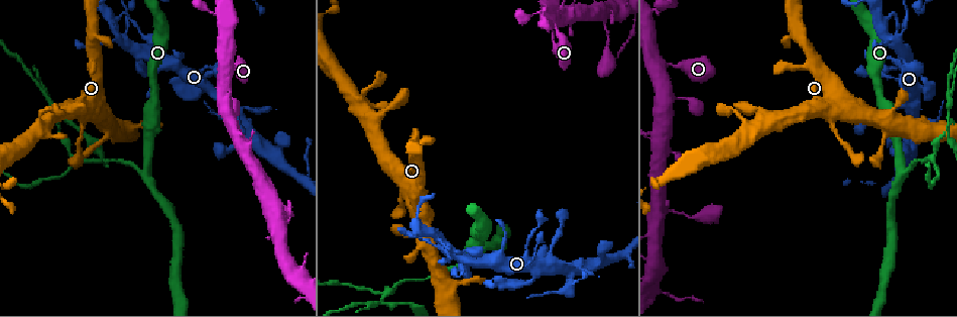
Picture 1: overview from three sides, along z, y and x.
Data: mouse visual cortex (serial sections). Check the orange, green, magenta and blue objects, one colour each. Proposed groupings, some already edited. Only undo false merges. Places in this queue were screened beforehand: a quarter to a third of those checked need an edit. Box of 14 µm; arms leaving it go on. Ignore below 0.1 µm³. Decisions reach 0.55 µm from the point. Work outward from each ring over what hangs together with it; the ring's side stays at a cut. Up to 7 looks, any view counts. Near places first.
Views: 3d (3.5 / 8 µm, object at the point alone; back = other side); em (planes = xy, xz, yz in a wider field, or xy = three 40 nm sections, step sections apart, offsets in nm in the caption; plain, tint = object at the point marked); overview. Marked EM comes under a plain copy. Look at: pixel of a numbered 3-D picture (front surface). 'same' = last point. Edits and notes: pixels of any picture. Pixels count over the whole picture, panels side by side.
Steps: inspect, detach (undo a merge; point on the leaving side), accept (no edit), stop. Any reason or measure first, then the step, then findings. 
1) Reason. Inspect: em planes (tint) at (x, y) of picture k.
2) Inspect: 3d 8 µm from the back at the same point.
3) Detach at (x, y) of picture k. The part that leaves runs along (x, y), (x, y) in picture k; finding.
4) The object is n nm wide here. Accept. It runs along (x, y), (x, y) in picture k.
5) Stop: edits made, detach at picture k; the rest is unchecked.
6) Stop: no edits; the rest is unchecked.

Inspect: 3d 3.5 µm at (902, 172) of picture 1.

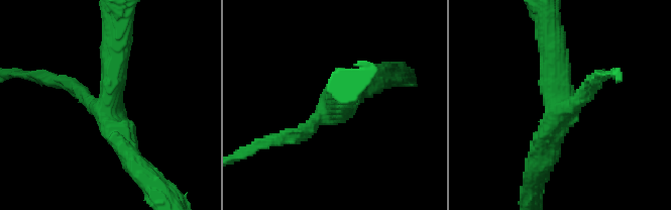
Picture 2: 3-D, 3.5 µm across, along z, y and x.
3 arms meet here; the arms are 200, 350, 400 nm wide; now the EM. Inspect: em xy step 2 (tint) at (564, 105) of picture 2.

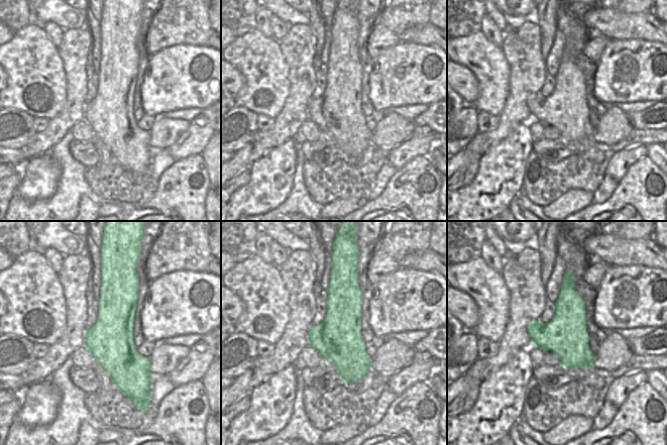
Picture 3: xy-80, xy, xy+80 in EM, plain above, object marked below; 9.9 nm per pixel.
Accept. It runs along (114, 41), (105, 106), (133, 163) in picture 2; all the same cell.

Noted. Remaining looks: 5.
Arms part here. Inspect: 3d 3.5 µm at (932, 159) of picture 1.

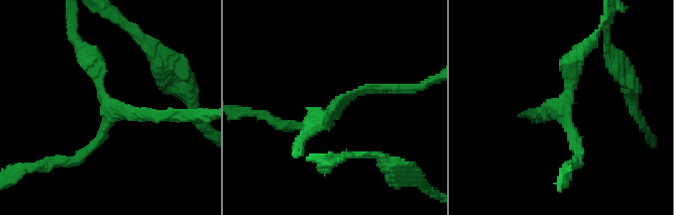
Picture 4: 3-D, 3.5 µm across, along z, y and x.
3 arms meet here; the arms are 150, 150, 250 nm wide; shape alone is not enough. Inspect: em xy step 5 (tint) at (559, 111) of picture 4.

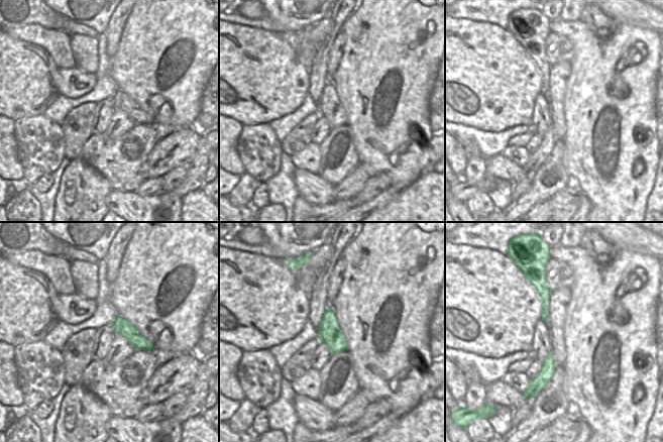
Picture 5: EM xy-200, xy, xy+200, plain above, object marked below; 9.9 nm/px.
Accept. It runs along (173, 116), (114, 113), (86, 55) in picture 4; one cell here.

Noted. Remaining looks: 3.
Abrupt turn. Inspect: em planes (tint) at (60, 123) of picture 1.

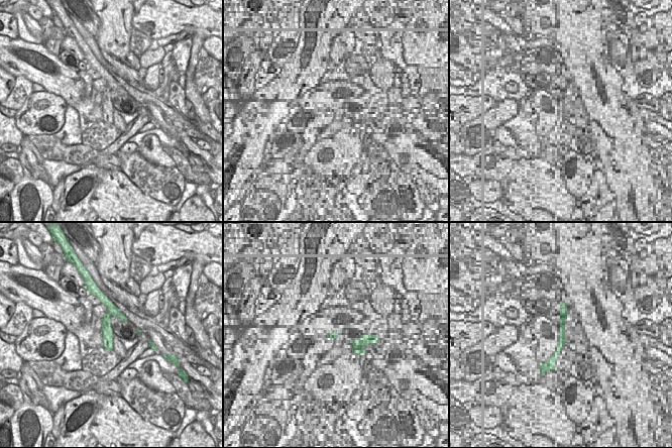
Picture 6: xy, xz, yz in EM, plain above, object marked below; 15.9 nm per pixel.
Wider look. Inspect: 3d 3.5 µm from the back at the same point.

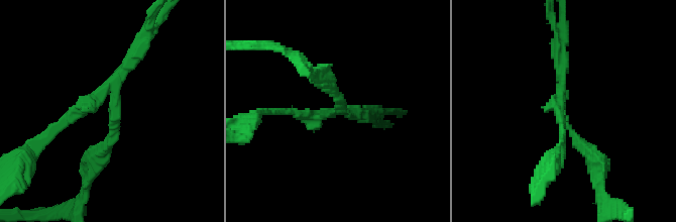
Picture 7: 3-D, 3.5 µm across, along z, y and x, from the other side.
The arms are 150, 200, 250 nm wide. Detach at (80, 110) of picture 7. The part that leaves runs along (106, 89), (34, 151) in picture 7; two cells meet here.

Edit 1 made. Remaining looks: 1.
Stop: edits made, detach at picture 7; the rest is unchecked.

